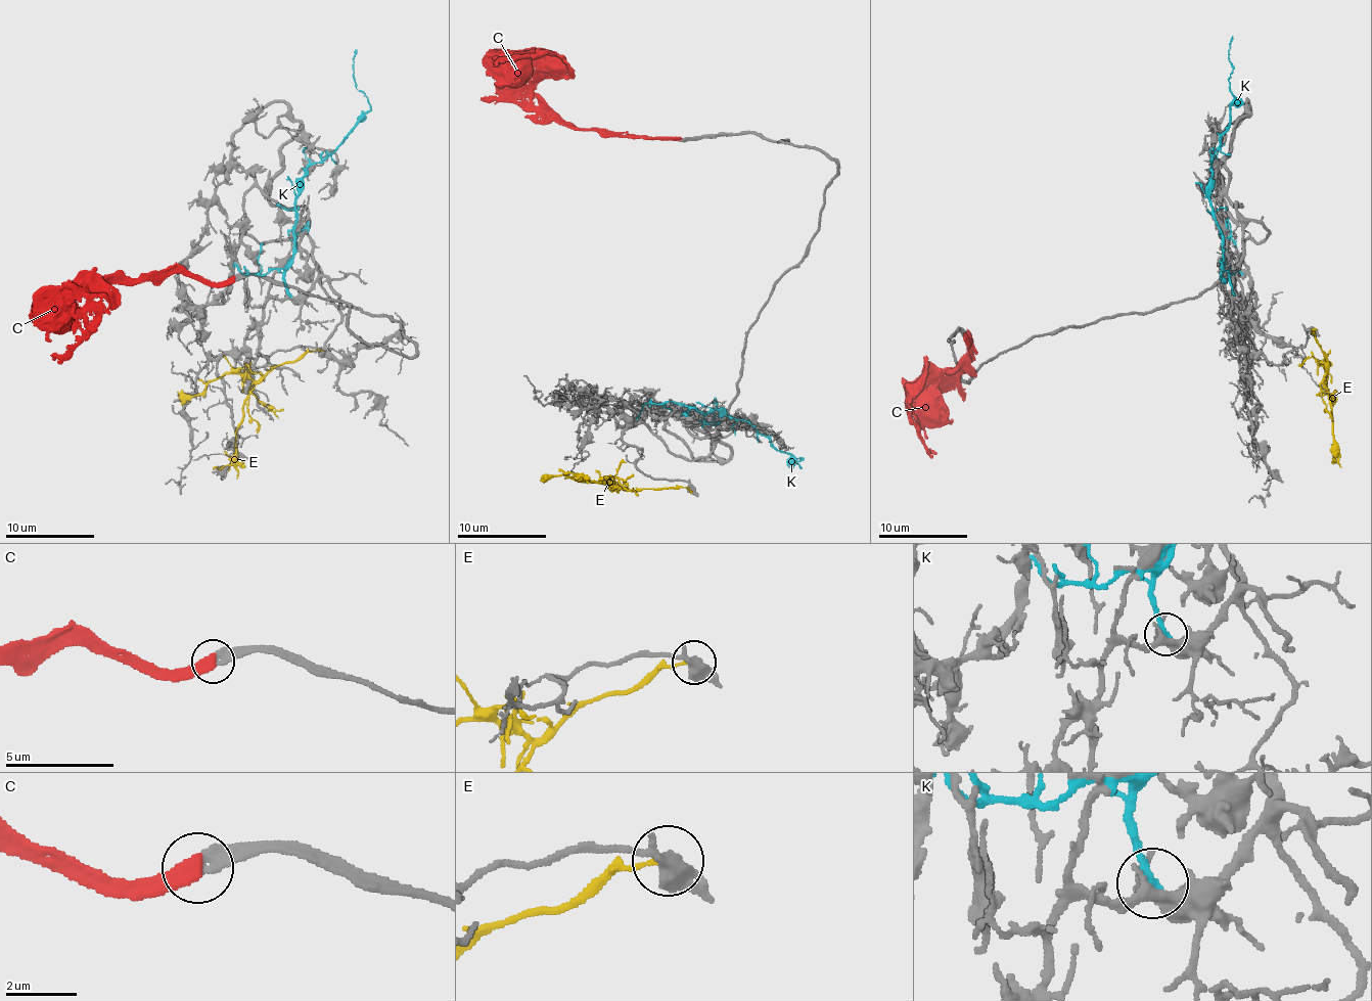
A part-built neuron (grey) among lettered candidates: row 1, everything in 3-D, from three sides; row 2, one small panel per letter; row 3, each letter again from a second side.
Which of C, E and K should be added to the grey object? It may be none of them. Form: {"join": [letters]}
{"join": []}

